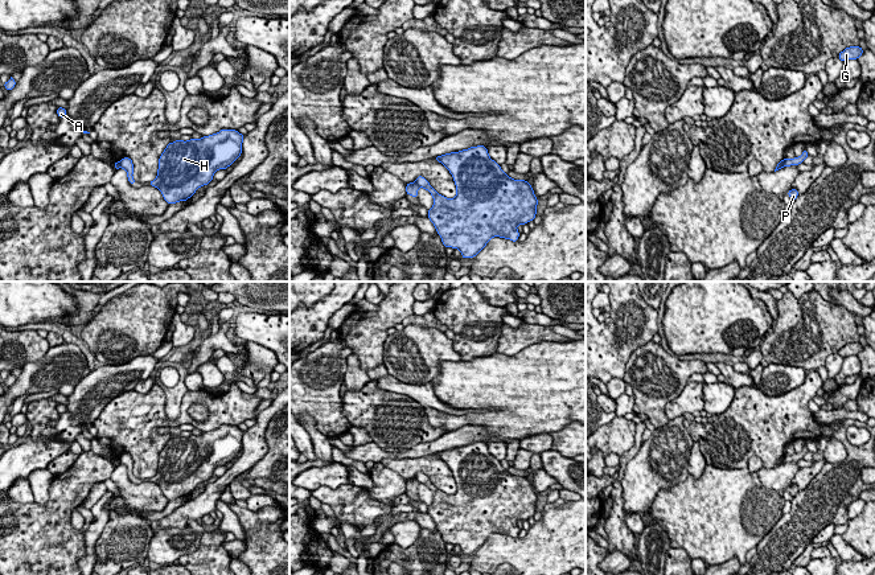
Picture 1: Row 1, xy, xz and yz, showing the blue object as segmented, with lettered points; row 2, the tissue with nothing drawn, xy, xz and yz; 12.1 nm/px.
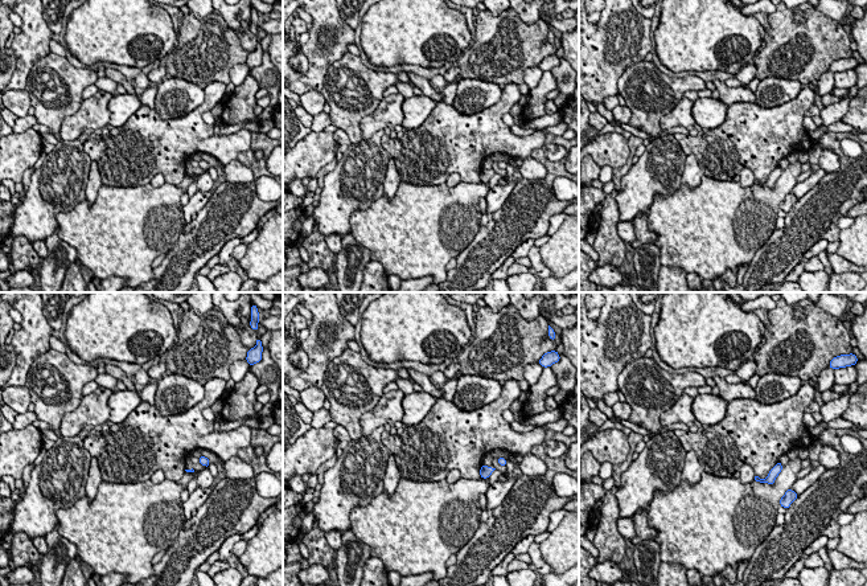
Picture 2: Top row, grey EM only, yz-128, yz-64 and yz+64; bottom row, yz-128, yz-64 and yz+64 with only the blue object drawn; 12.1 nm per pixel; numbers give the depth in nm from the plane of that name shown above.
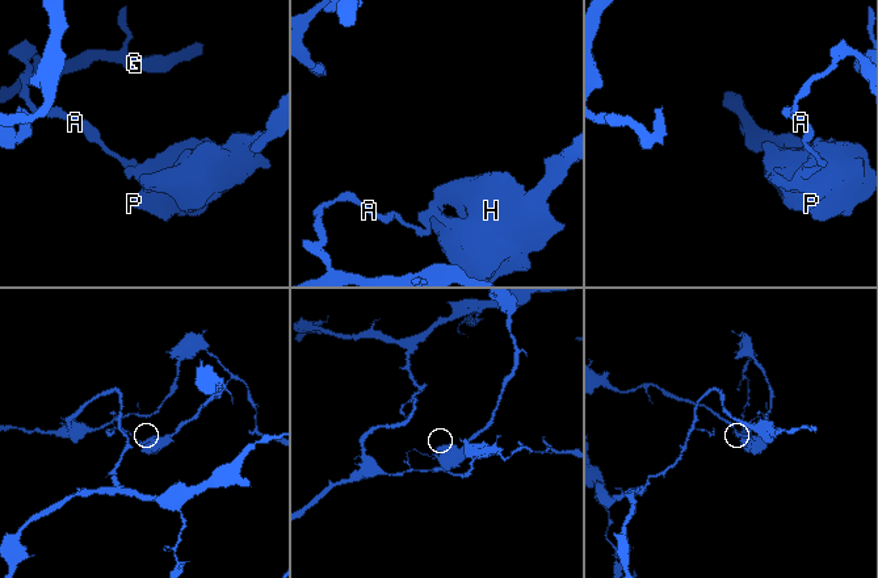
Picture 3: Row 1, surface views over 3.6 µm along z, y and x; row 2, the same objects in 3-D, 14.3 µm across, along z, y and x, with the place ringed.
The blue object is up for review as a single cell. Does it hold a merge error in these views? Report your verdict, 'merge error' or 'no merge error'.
merge error

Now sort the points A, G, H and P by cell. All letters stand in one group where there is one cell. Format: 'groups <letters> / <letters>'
groups A G / H P

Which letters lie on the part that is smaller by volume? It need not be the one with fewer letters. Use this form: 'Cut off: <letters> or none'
Cut off: H, P

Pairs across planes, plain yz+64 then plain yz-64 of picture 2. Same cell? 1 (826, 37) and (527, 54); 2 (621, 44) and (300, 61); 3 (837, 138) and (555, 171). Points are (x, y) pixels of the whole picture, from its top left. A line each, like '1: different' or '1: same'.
1: same
2: different
3: same

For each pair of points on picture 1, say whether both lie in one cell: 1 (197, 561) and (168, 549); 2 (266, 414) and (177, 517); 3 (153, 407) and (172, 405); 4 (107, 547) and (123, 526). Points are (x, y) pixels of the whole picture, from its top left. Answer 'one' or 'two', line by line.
1: two
2: one
3: two
4: one

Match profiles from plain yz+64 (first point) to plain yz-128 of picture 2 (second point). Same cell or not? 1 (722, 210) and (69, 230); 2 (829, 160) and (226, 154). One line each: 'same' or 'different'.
1: same
2: different

